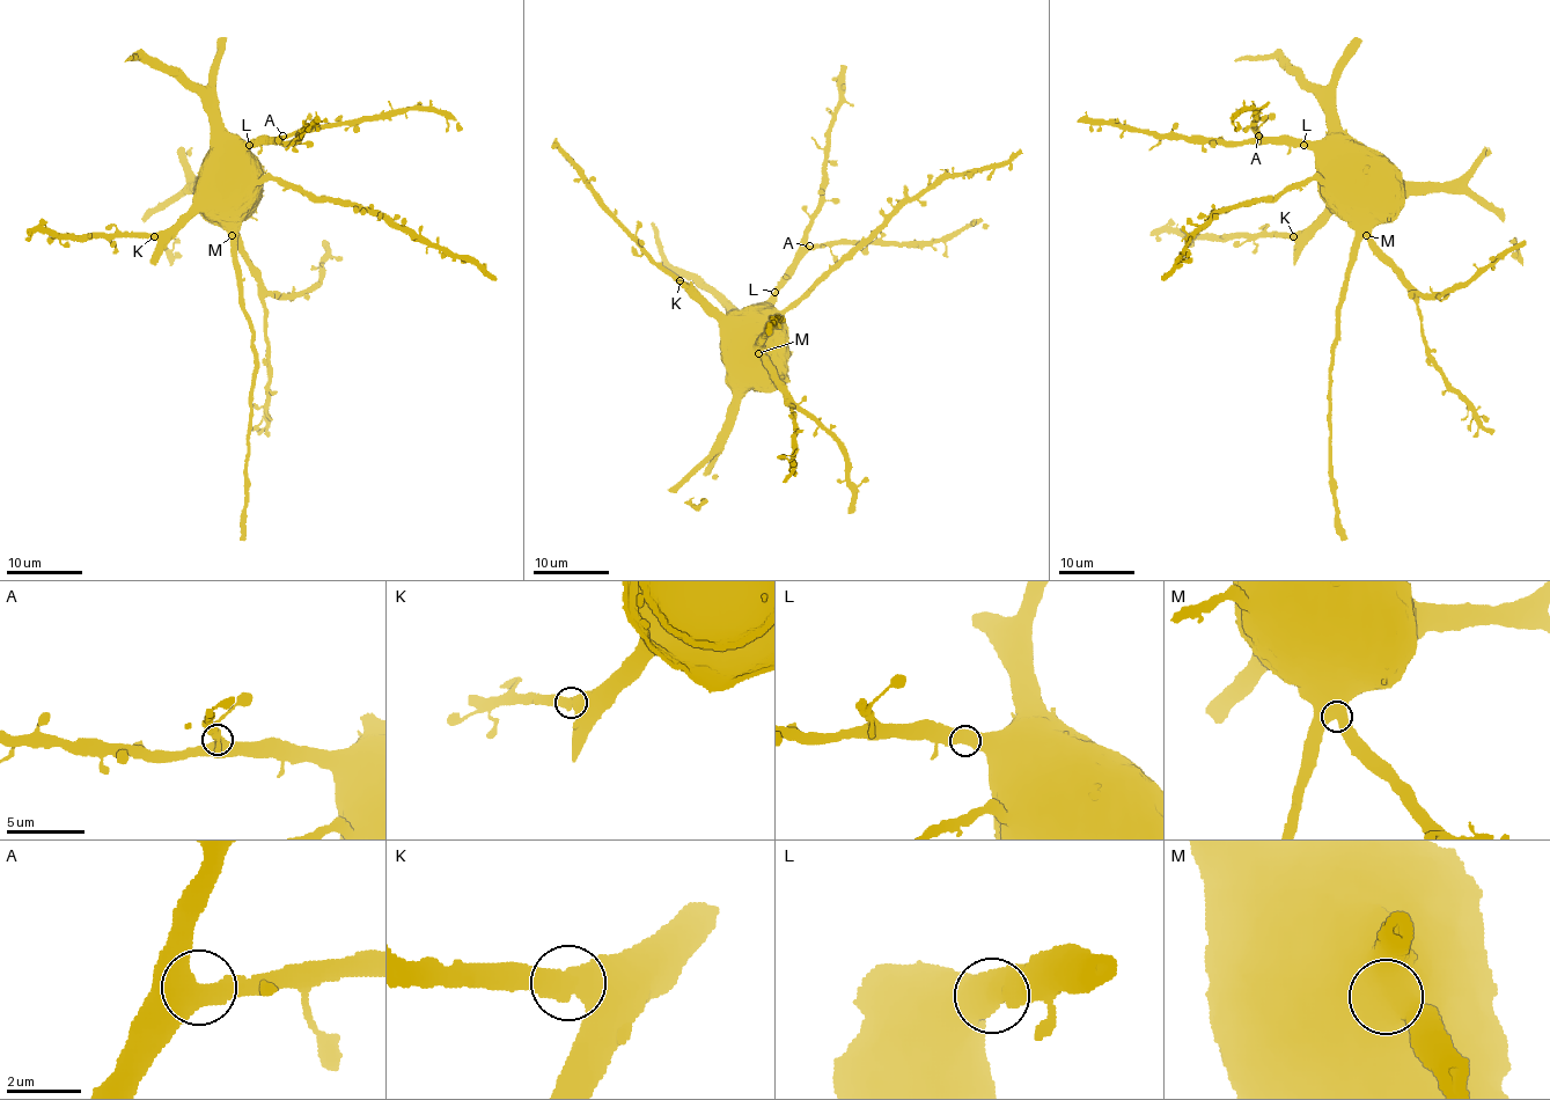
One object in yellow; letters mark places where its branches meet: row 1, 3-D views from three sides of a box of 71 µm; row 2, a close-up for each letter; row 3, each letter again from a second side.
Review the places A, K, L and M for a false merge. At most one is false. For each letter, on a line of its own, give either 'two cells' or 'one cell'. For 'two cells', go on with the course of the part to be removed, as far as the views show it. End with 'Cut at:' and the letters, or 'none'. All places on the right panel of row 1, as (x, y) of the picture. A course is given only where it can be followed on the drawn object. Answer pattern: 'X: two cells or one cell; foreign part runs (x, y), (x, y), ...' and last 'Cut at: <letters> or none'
A: one cell
K: one cell
L: one cell
M: one cell
Cut at: none

